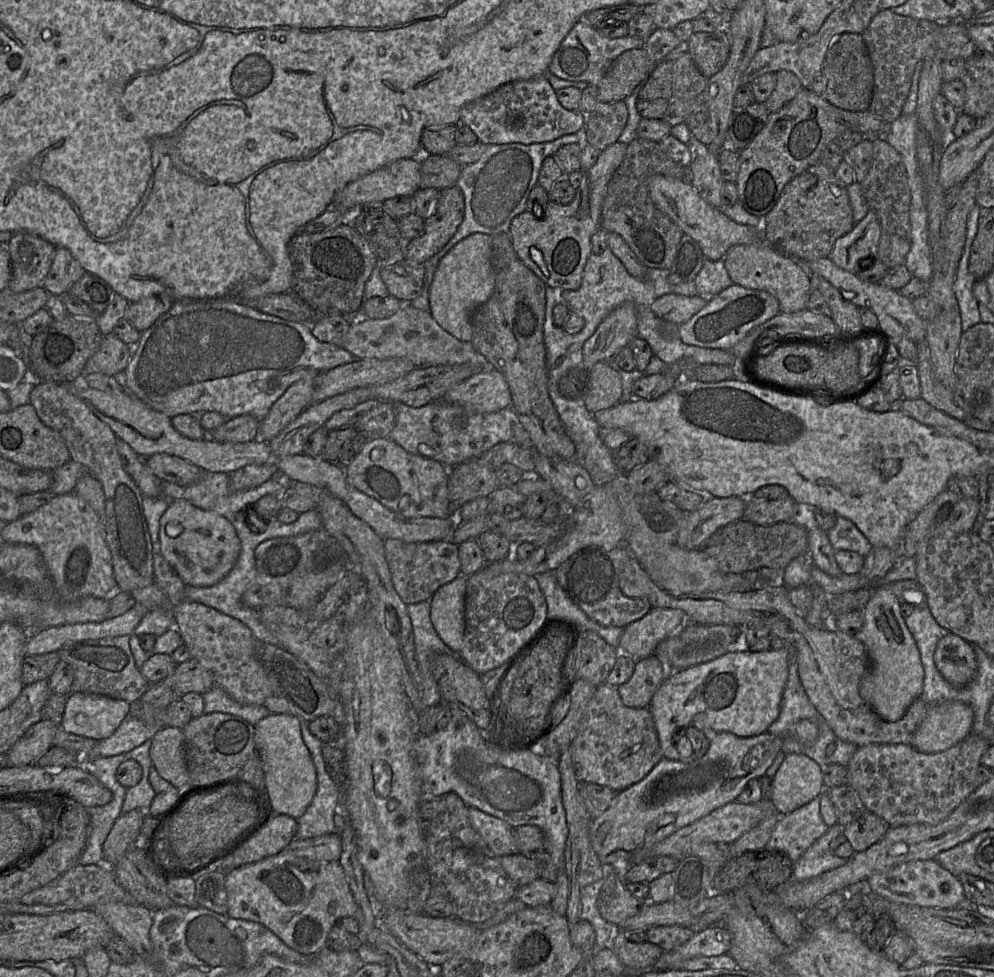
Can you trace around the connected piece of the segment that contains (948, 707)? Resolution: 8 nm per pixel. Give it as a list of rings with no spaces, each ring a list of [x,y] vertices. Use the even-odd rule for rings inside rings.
[[[946,702],[928,708],[927,714],[916,730],[912,746],[925,754],[943,752],[966,738],[972,731],[974,713],[972,708],[962,702]]]

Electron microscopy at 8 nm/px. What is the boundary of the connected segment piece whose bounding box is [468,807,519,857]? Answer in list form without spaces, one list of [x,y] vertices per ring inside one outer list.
[[[468,807],[468,814],[473,828],[496,856],[519,853],[508,823],[474,807]]]

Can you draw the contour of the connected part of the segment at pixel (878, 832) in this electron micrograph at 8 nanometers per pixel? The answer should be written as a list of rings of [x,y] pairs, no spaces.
[[[866,810],[846,826],[843,834],[857,853],[867,850],[882,839],[890,827],[882,818]]]

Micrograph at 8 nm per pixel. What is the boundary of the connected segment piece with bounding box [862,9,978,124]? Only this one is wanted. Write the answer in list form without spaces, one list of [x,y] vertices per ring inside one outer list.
[[[890,9],[878,12],[862,37],[873,68],[873,92],[868,110],[887,124],[902,115],[916,66],[925,57],[939,57],[941,61],[961,58],[965,61],[978,51],[963,23],[920,20],[895,14]]]

